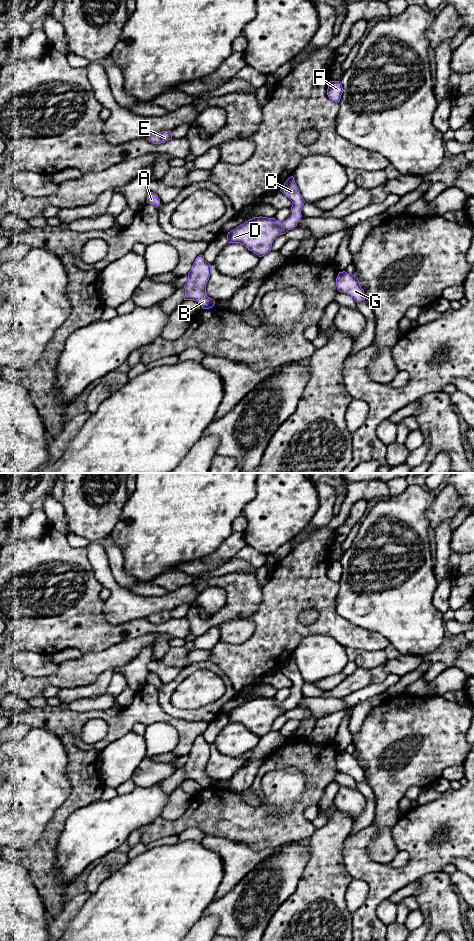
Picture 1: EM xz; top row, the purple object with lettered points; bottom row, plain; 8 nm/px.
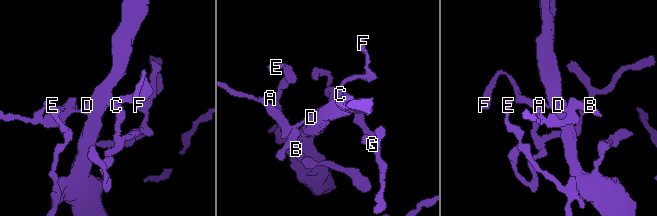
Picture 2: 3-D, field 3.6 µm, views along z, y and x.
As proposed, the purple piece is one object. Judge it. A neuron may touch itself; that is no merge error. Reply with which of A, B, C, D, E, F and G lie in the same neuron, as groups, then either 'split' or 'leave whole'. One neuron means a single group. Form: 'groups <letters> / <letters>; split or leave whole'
groups A B C D E F G; leave whole

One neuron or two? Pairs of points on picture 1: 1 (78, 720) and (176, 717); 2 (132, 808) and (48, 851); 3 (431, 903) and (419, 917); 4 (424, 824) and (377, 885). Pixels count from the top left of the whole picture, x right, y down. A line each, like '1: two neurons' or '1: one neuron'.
1: one neuron
2: two neurons
3: two neurons
4: one neuron

